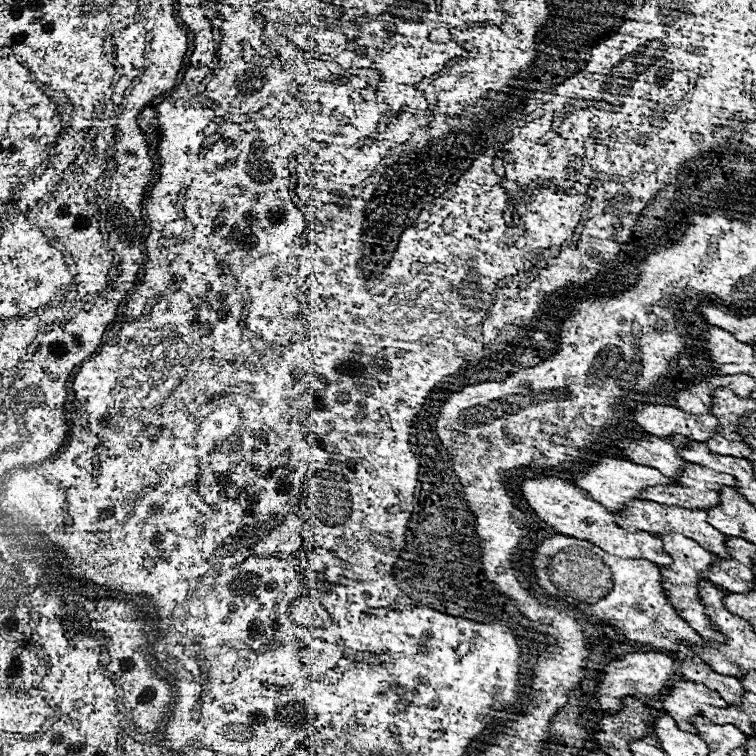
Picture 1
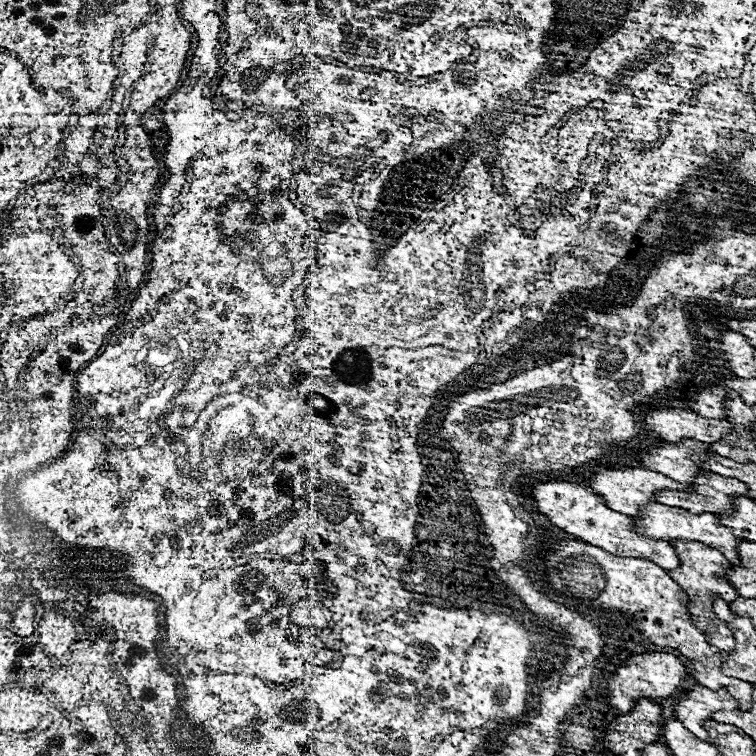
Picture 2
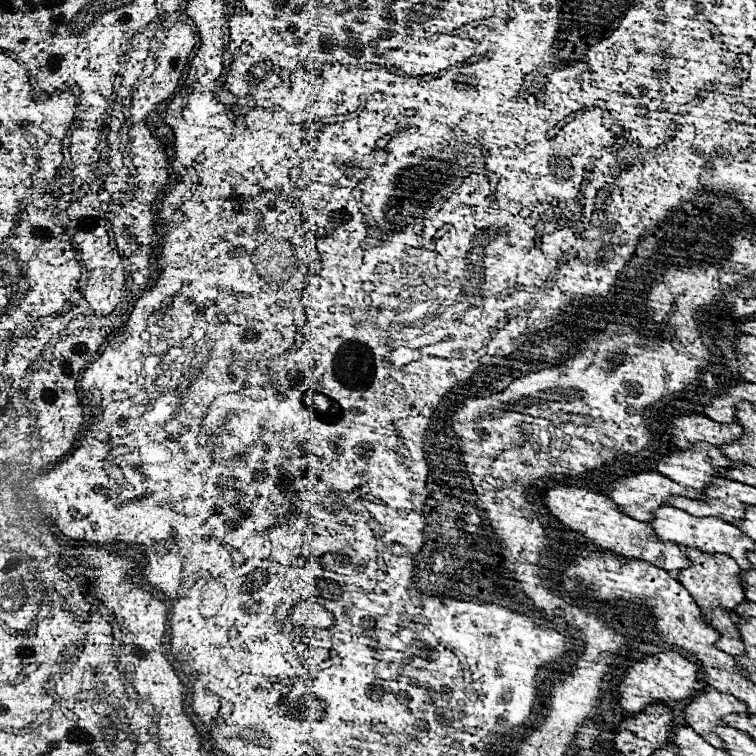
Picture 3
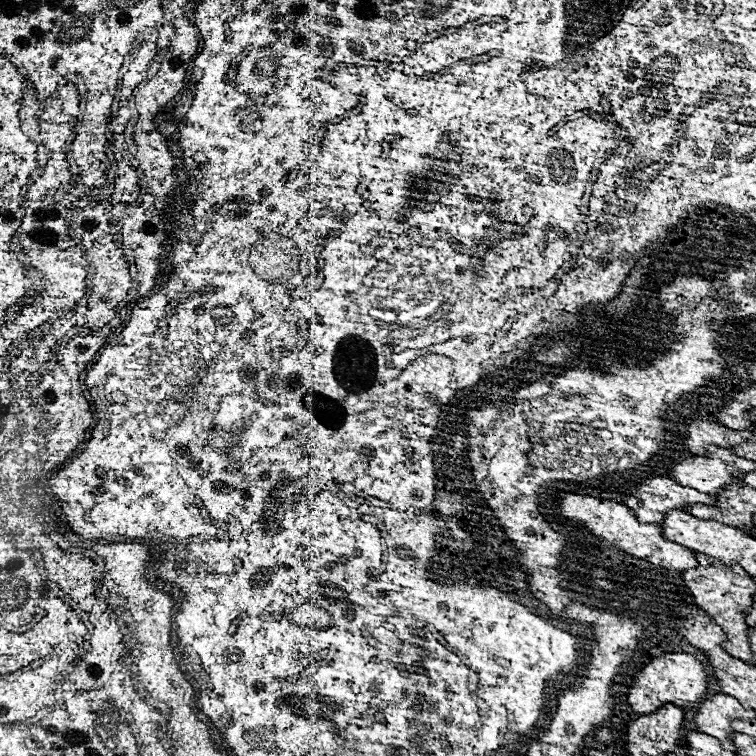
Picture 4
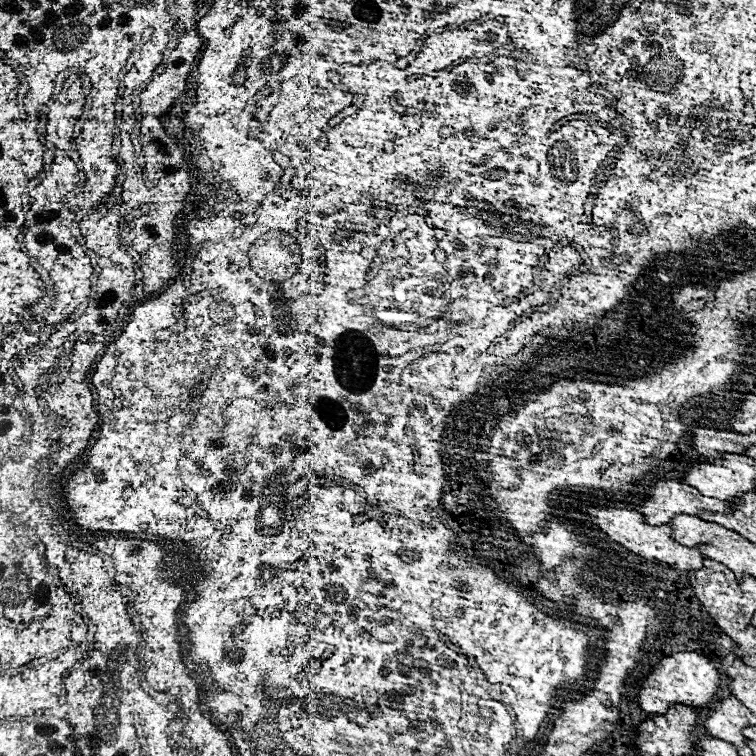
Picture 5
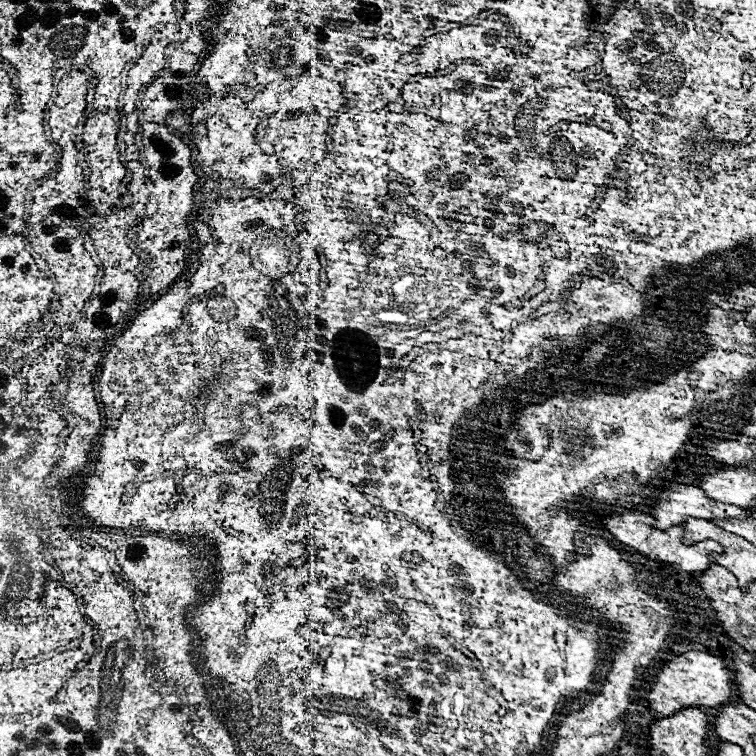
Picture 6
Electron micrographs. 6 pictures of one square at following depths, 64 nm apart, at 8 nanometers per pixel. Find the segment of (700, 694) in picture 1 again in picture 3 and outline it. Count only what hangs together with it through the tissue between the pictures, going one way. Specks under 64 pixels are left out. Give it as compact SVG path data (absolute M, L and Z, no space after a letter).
M716 690L700 692L684 710L686 722L712 746L724 748L724 742L714 732L716 726L722 726L724 714L746 714L746 706L732 698L732 694L722 694Z

